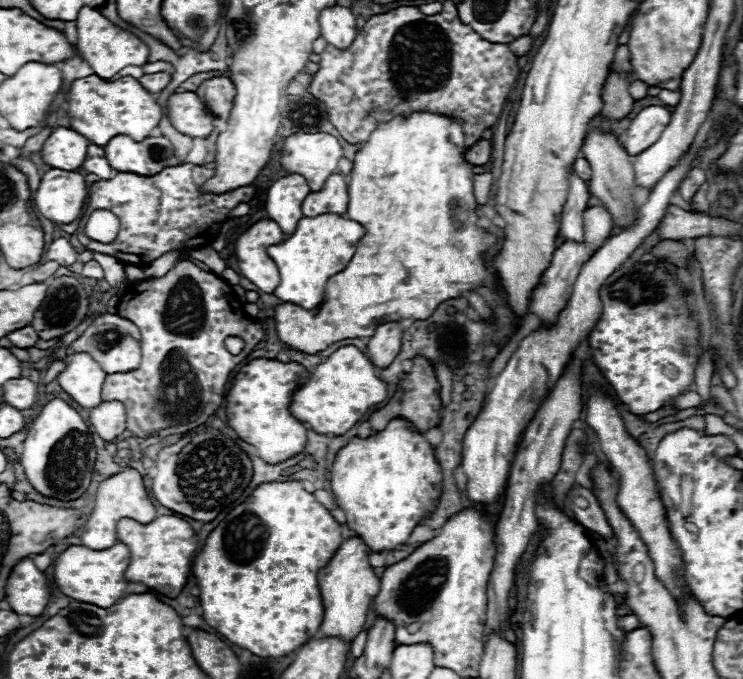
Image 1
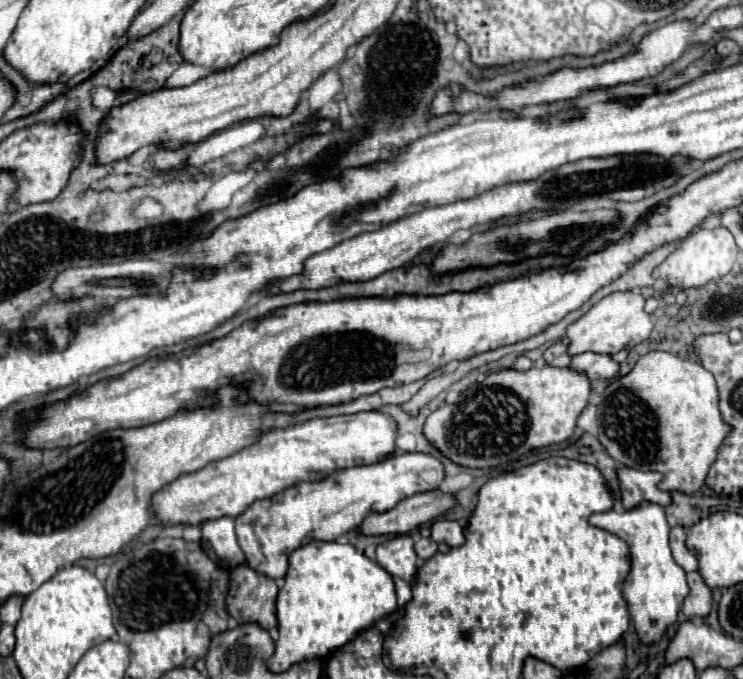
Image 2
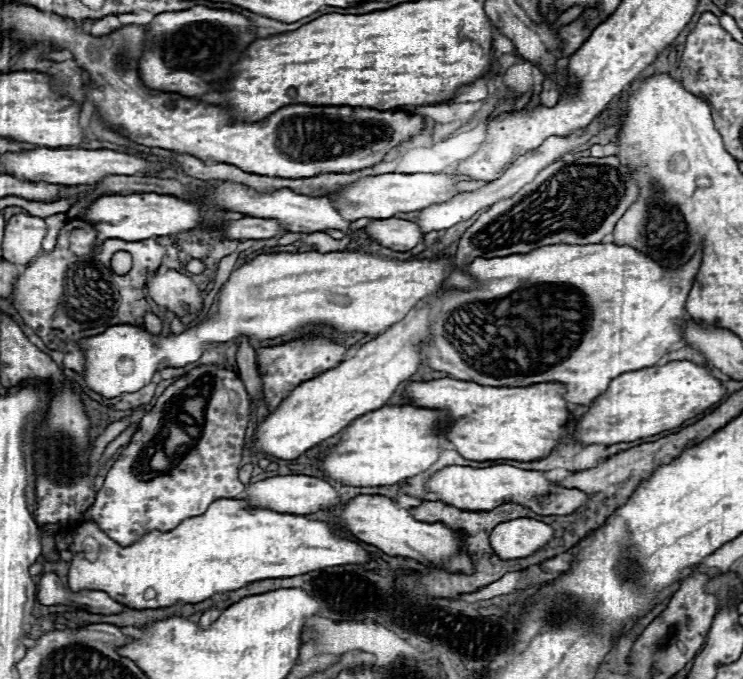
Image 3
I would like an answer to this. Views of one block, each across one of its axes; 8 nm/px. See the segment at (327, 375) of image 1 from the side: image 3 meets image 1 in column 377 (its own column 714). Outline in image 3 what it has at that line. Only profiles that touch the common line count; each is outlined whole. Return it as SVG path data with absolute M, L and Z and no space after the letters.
M678 360L678 362L668 362L664 366L652 366L652 368L640 368L636 372L626 372L612 380L610 388L606 394L602 394L596 402L592 402L588 414L580 418L580 422L574 428L572 438L576 442L584 444L618 444L618 442L632 442L638 438L654 436L658 432L678 428L686 420L702 414L708 410L712 404L720 402L726 394L726 388L722 386L720 378L714 376L714 370L710 366L700 366L692 360Z

